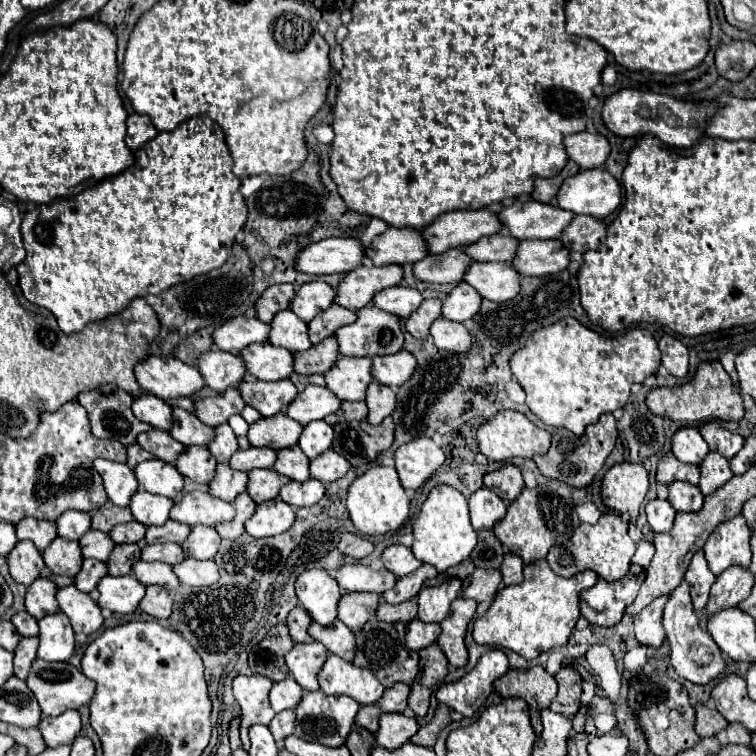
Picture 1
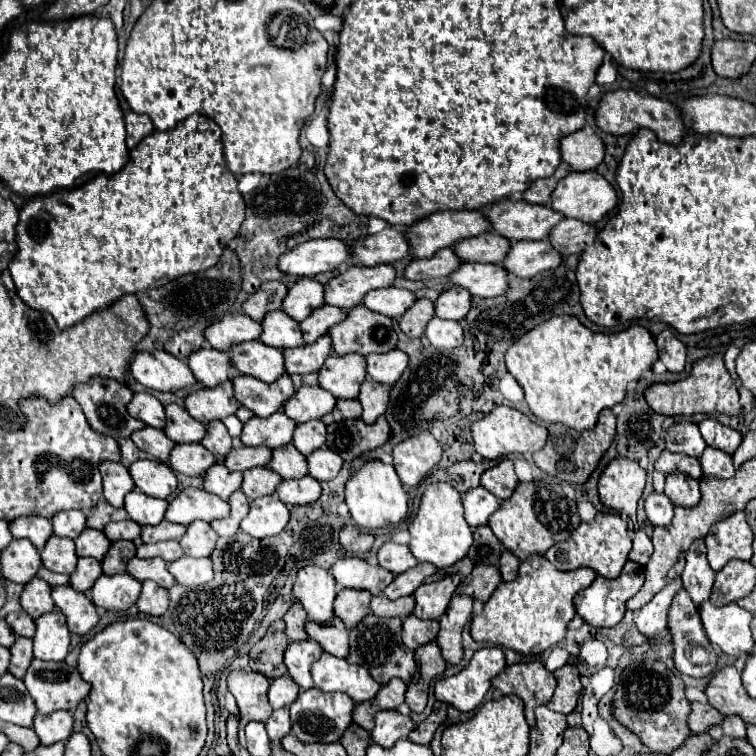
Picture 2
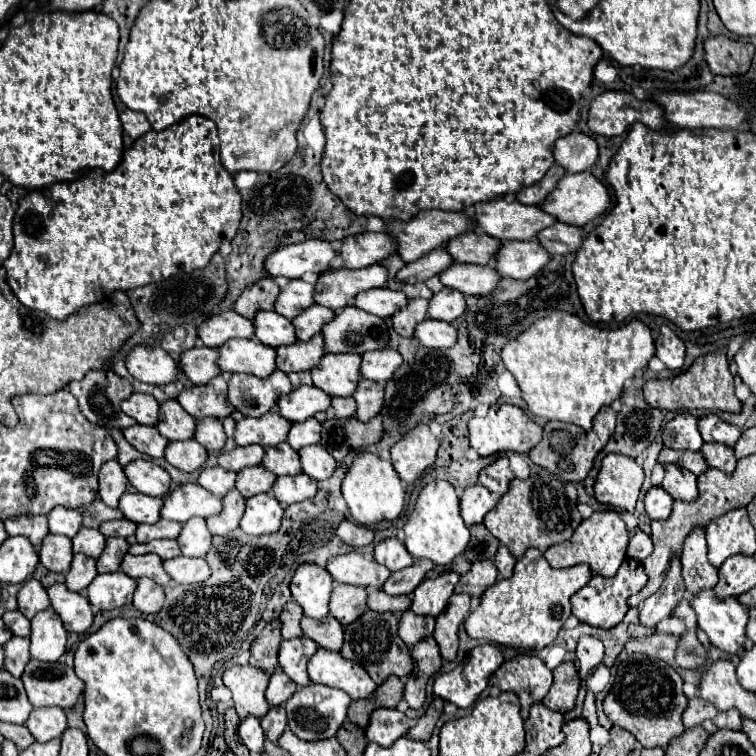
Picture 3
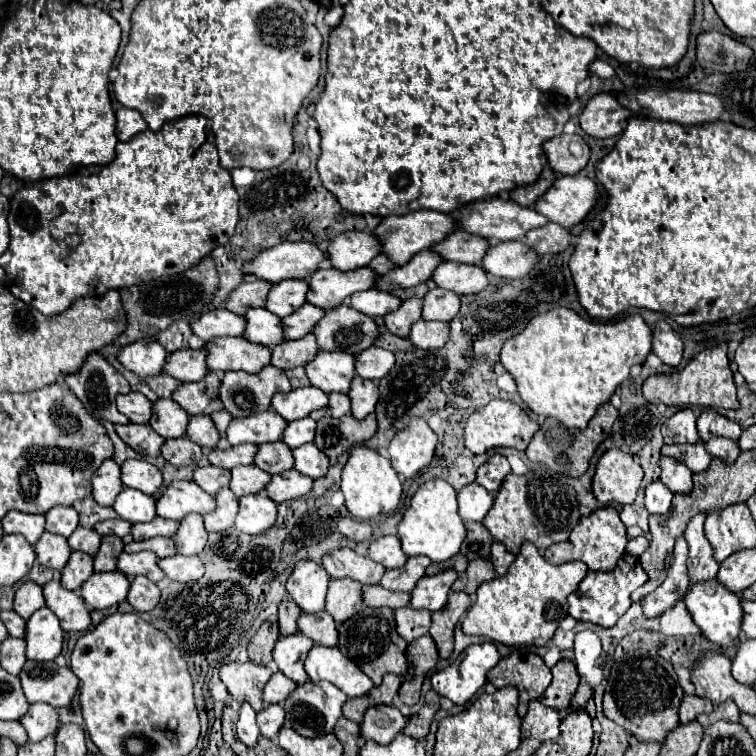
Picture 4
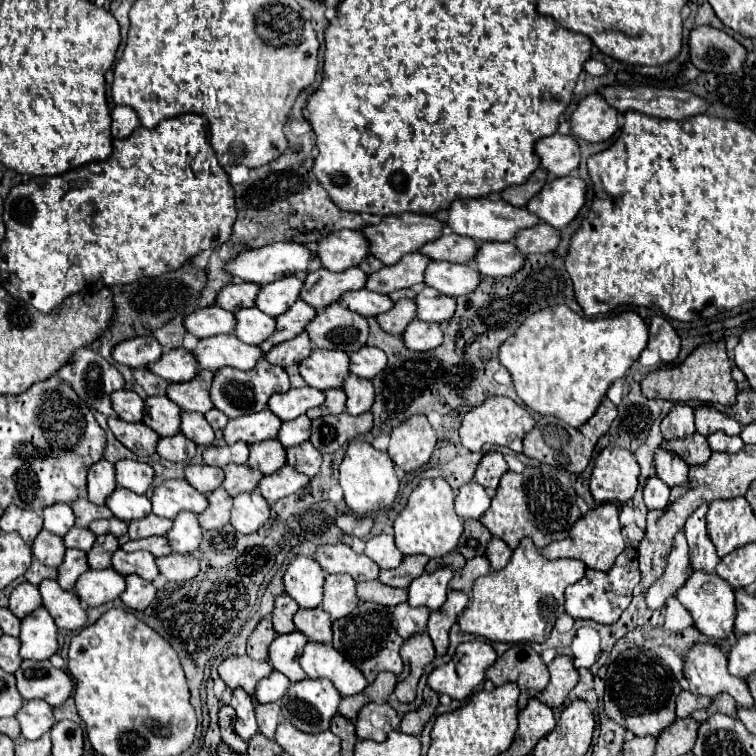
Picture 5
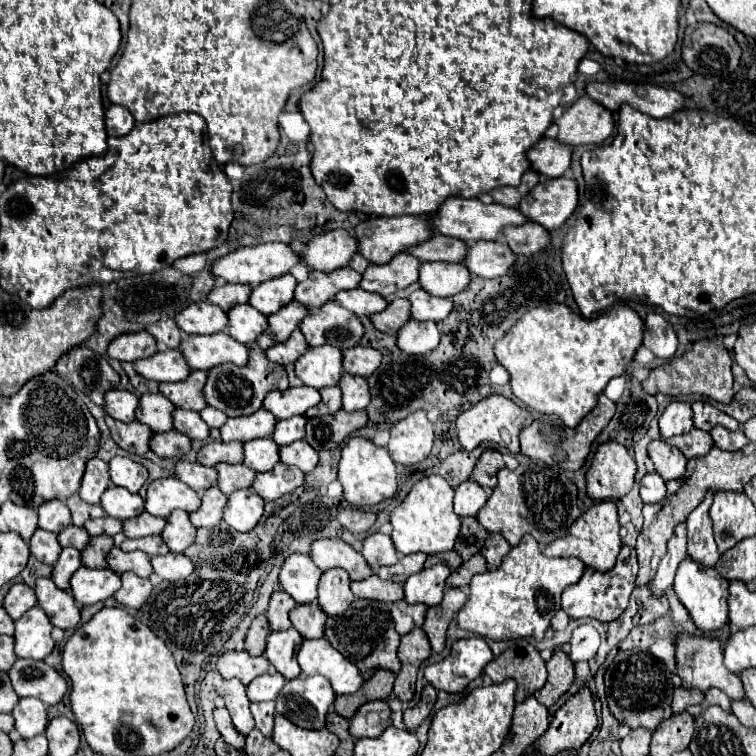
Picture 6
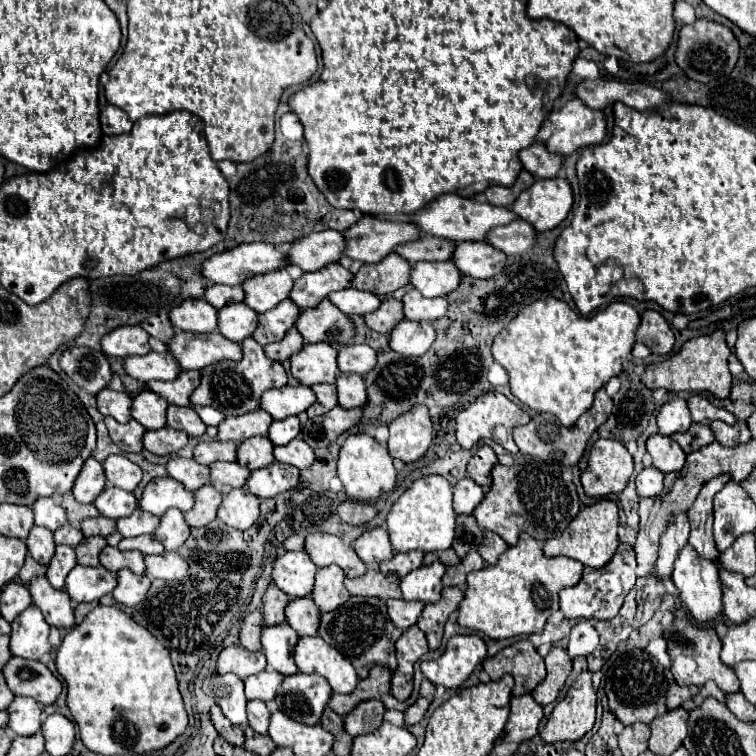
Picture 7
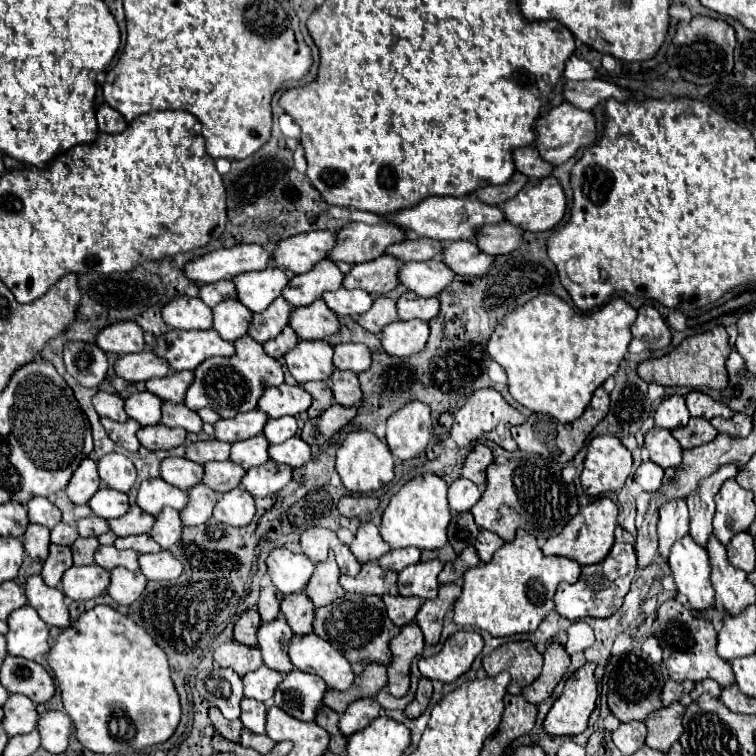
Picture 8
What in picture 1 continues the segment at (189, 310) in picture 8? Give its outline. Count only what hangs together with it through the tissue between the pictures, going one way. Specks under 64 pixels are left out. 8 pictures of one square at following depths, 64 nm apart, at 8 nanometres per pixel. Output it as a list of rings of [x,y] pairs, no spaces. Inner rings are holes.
[[[236,316],[224,322],[218,330],[214,330],[212,338],[220,350],[238,354],[244,348],[248,348],[248,344],[268,342],[268,332],[270,332],[268,324],[260,320],[248,316]]]

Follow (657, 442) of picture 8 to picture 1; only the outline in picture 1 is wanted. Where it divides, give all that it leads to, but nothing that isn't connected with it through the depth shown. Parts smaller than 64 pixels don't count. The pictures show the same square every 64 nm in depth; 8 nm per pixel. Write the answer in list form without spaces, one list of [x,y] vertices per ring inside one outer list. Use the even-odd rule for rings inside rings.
[[[674,482],[668,486],[668,502],[676,512],[698,512],[702,508],[704,496],[700,494],[698,486],[688,482]]]

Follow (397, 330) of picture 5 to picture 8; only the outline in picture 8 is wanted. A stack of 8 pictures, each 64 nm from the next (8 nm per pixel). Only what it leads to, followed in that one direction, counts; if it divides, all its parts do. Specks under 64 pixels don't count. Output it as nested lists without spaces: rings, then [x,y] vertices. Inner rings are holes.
[[[380,296],[380,298],[376,298],[376,300],[374,300],[372,308],[370,308],[366,314],[358,316],[356,320],[358,320],[358,324],[360,324],[362,328],[366,328],[368,332],[378,334],[378,332],[382,332],[382,328],[384,328],[386,324],[390,324],[390,322],[398,320],[396,302],[394,302],[392,298]]]

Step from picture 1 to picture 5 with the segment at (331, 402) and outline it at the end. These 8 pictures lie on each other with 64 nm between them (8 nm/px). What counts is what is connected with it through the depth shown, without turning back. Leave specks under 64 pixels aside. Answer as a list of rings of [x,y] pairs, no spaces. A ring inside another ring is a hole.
[[[304,386],[304,388],[290,388],[284,394],[272,394],[268,400],[268,408],[280,418],[280,420],[294,420],[302,414],[306,414],[310,408],[318,408],[324,404],[324,392]]]

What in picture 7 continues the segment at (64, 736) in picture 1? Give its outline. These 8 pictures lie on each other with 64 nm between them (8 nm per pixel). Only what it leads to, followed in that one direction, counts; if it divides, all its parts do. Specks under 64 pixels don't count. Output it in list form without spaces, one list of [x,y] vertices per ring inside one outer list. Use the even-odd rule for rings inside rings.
[[[16,696],[16,700],[8,708],[8,714],[8,728],[14,730],[18,736],[32,736],[42,726],[42,706],[32,698]]]

